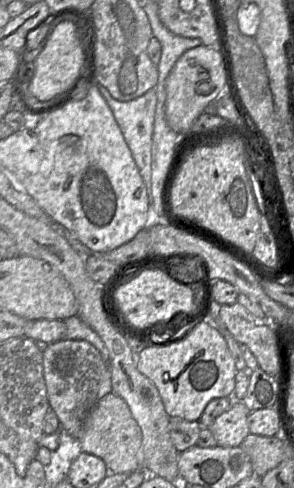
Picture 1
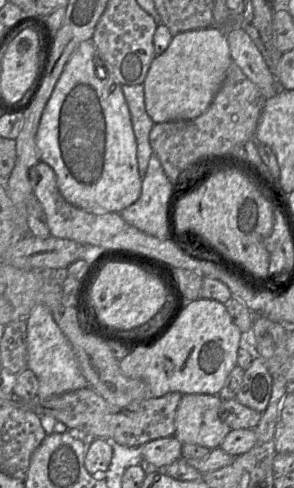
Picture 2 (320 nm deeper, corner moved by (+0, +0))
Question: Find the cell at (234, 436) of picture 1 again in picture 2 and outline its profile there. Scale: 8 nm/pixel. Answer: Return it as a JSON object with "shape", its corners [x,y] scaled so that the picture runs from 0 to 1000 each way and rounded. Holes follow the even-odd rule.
{"shape":[[[619,807],[592,893],[619,910],[670,910],[714,922],[748,916],[786,881],[745,855],[752,830],[741,809]]]}

